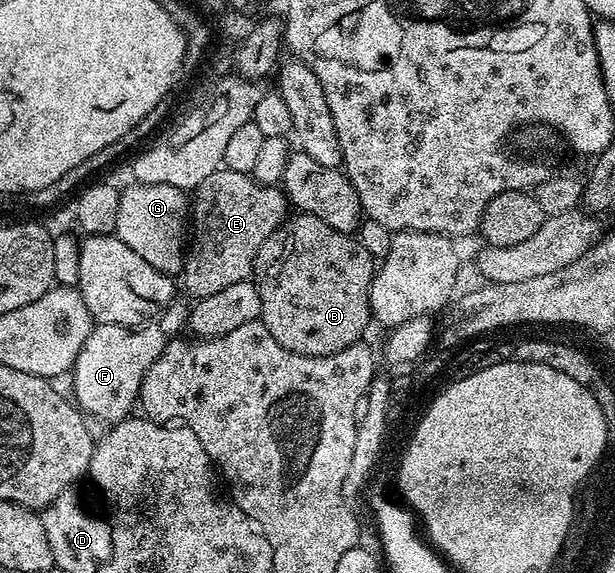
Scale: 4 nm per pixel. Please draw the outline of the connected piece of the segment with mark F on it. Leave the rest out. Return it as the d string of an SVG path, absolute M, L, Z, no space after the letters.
M174 302L156 317L152 322L146 322L136 328L124 328L118 324L97 324L93 333L87 338L83 350L79 350L79 358L73 363L71 369L74 376L74 397L76 407L82 413L94 416L97 420L109 420L116 422L124 420L130 415L129 412L138 403L141 395L141 383L155 358L163 354L163 350L169 345L170 340L178 335L180 328L184 329L187 324L187 308L180 302Z

